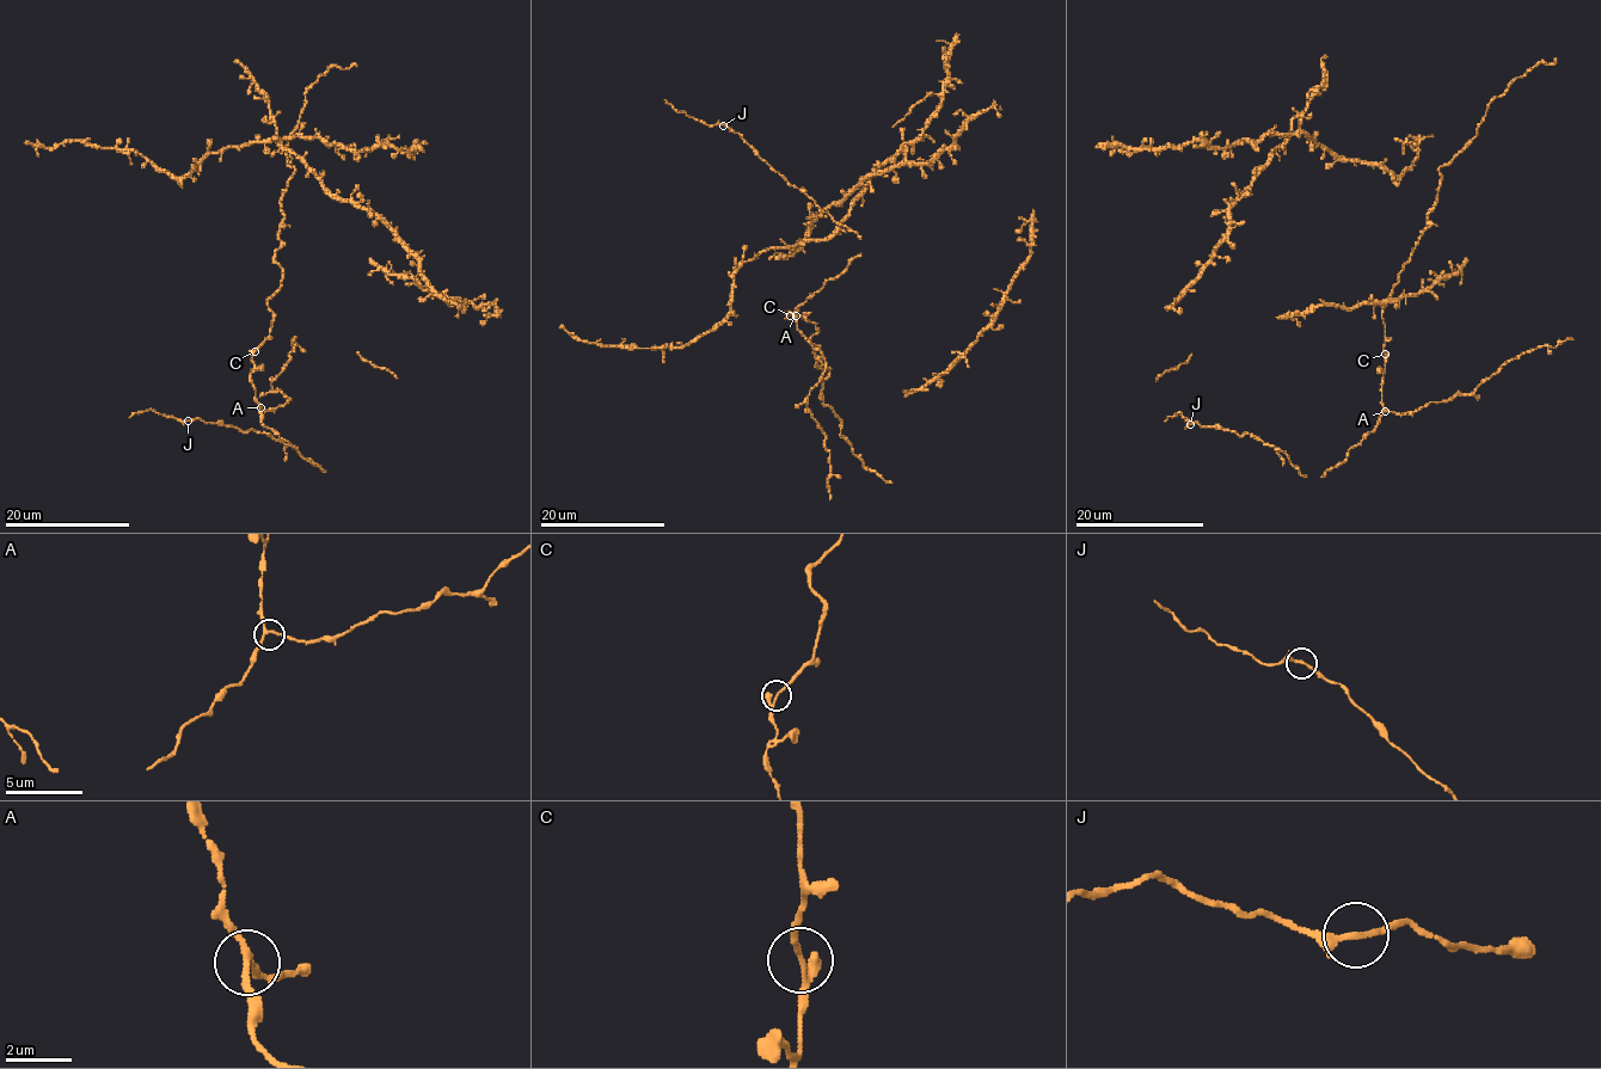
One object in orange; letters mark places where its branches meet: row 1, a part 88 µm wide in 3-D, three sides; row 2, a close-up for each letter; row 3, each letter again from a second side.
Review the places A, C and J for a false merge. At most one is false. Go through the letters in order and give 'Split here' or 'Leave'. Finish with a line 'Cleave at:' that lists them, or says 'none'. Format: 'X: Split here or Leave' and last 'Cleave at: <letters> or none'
A: Leave
C: Leave
J: Leave
Cleave at: none

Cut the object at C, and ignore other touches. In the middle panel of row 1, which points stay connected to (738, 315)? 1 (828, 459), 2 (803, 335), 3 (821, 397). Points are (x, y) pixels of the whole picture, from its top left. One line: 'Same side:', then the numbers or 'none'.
Same side: 1, 2

